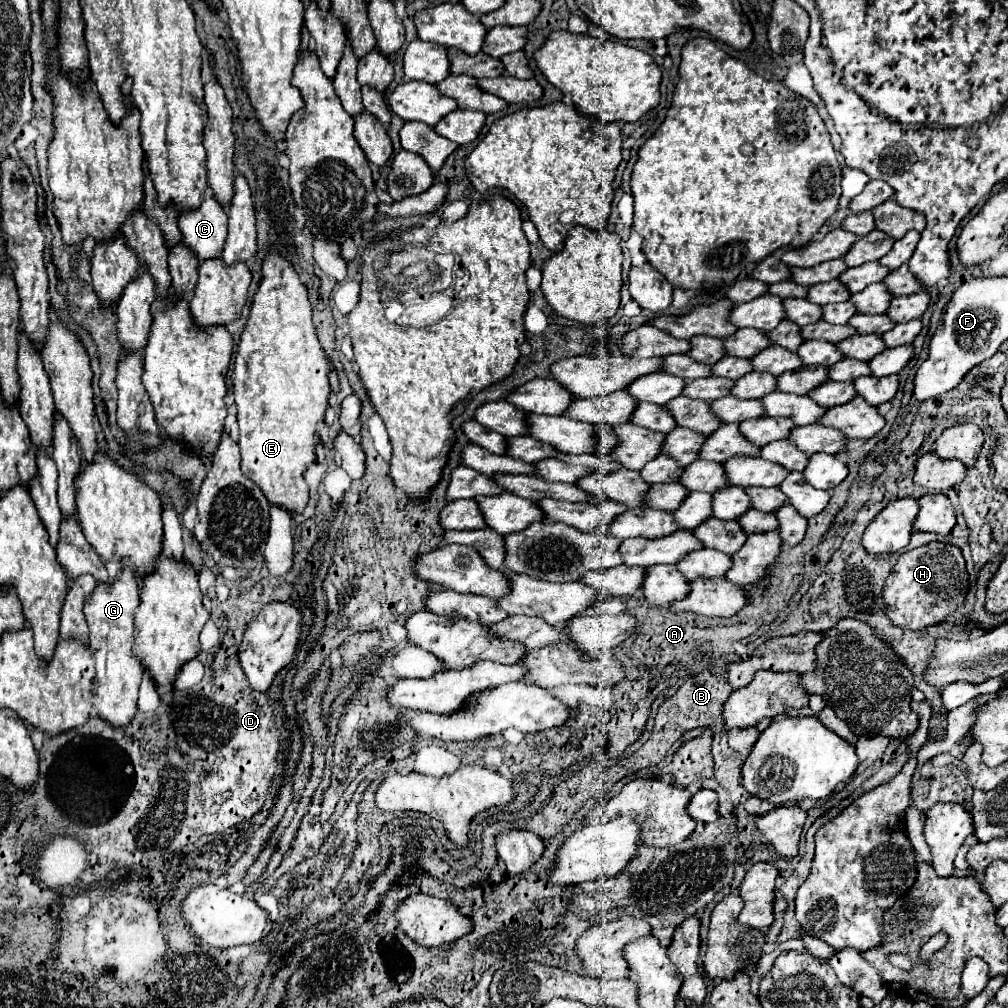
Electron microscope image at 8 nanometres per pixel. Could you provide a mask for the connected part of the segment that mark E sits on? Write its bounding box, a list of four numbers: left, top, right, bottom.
[232,248,332,514]

